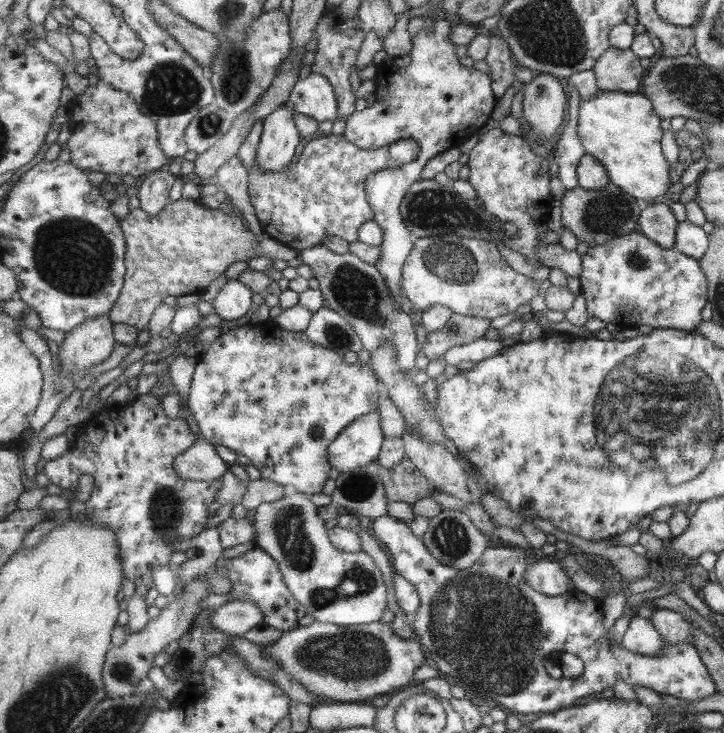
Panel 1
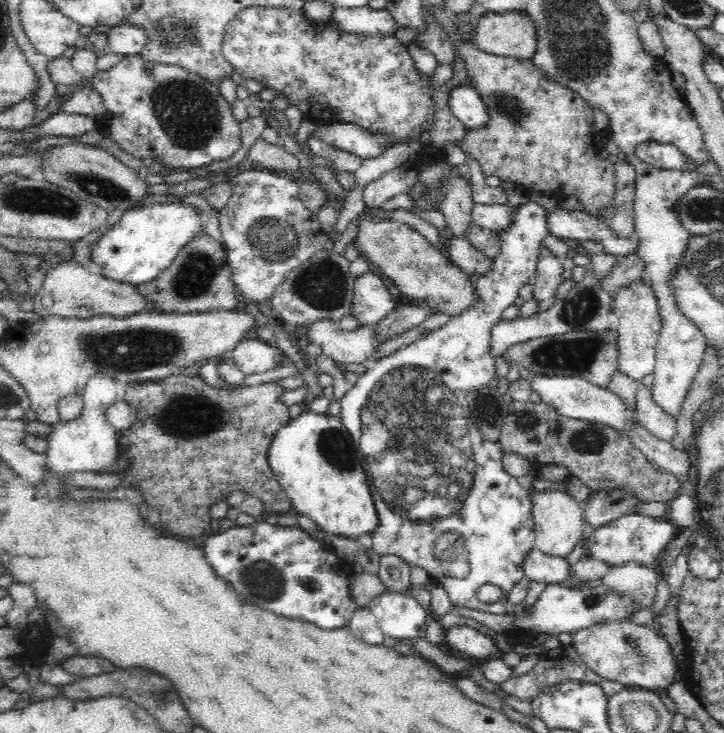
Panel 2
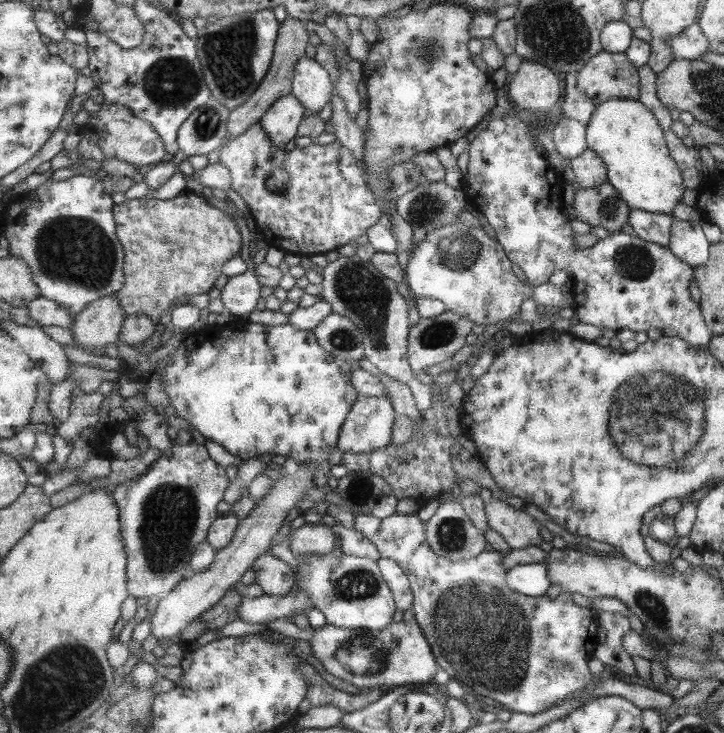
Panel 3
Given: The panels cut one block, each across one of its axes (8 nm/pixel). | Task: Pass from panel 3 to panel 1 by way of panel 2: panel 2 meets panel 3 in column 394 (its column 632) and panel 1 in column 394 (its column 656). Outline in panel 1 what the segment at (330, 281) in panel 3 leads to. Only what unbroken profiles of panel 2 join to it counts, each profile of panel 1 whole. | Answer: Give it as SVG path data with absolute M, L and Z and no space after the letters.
M323 244L301 250L299 258L301 264L311 268L315 280L319 280L319 288L325 294L327 306L339 312L357 330L363 350L369 350L369 354L373 354L381 344L395 344L395 364L407 370L415 370L415 356L419 352L419 344L415 340L415 326L411 318L401 312L399 302L391 298L389 290L383 284L383 276L375 270L375 266L361 262L357 254L337 254Z

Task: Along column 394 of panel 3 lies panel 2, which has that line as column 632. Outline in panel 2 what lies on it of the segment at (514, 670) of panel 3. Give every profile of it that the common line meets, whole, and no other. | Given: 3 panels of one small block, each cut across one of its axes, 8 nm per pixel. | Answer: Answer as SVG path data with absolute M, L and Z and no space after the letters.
M630 514L624 518L616 518L610 524L594 530L588 538L590 558L598 562L606 562L608 568L624 568L628 562L638 562L638 566L658 572L660 570L660 556L664 554L666 546L670 546L672 540L680 540L680 534L674 524L666 522L662 518L648 518L640 514Z

